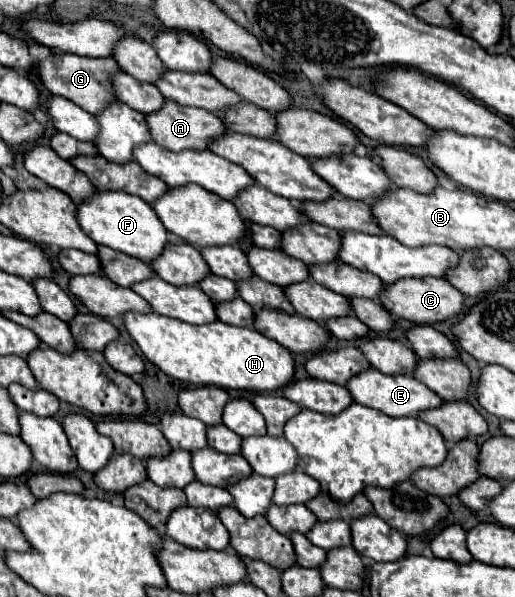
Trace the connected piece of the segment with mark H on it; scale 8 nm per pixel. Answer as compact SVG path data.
M124 313L122 319L144 357L172 379L194 385L216 385L222 389L274 391L288 385L294 377L294 359L290 351L256 329L232 327L222 321L190 325L158 313Z

